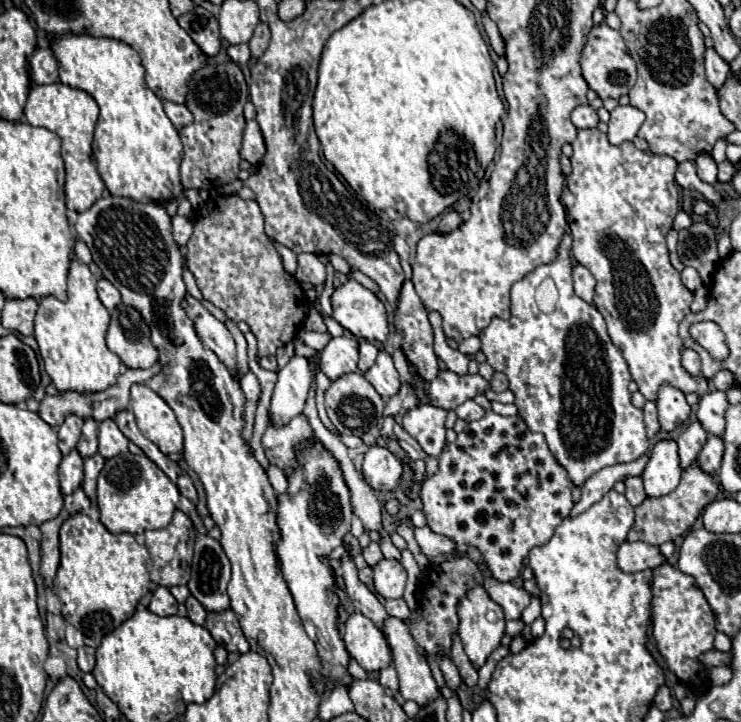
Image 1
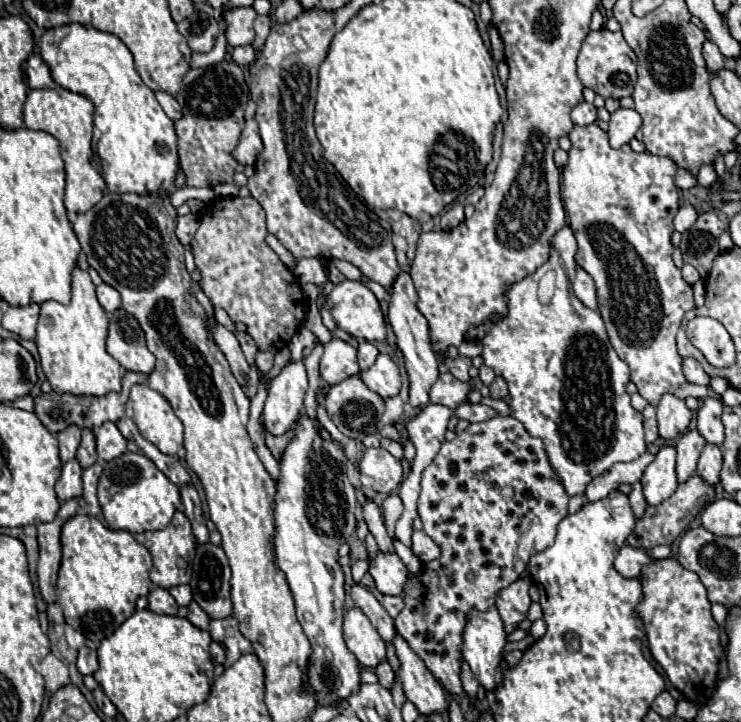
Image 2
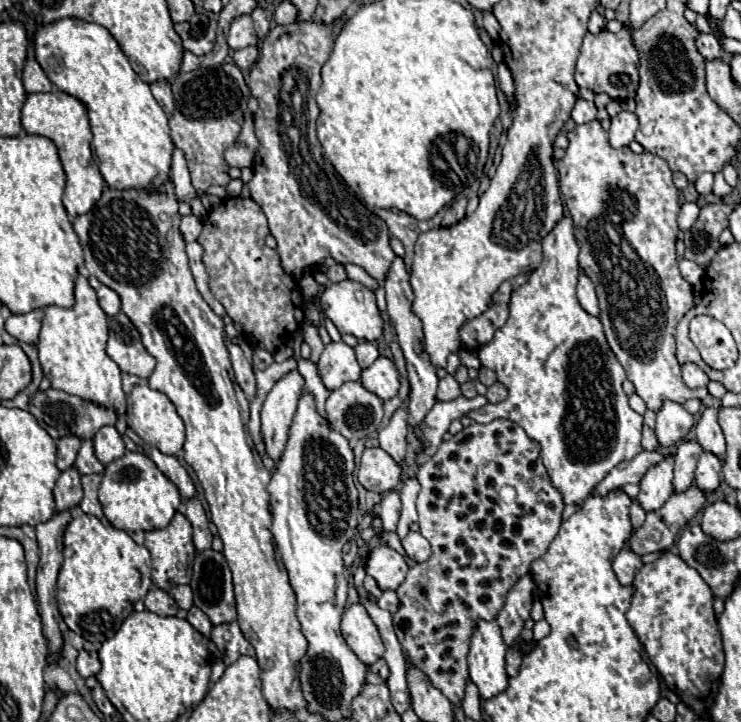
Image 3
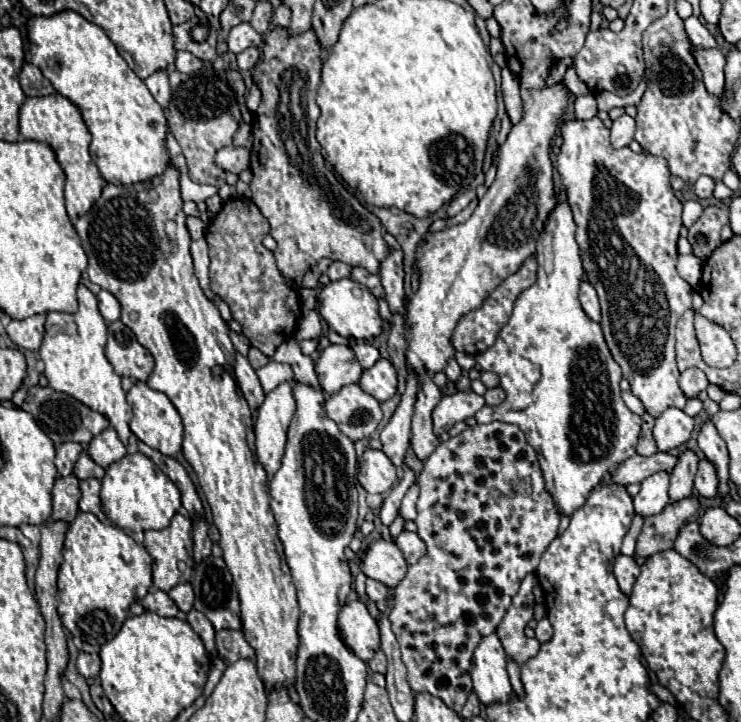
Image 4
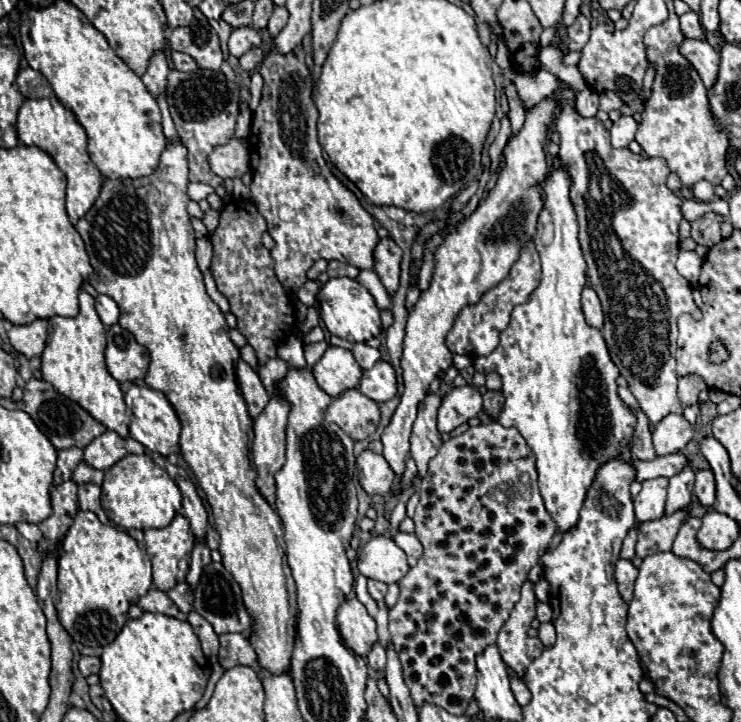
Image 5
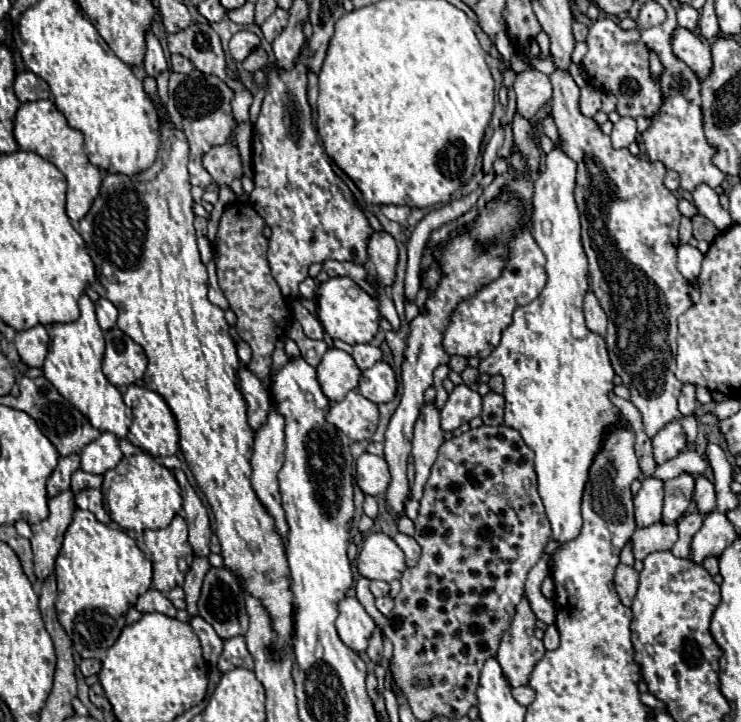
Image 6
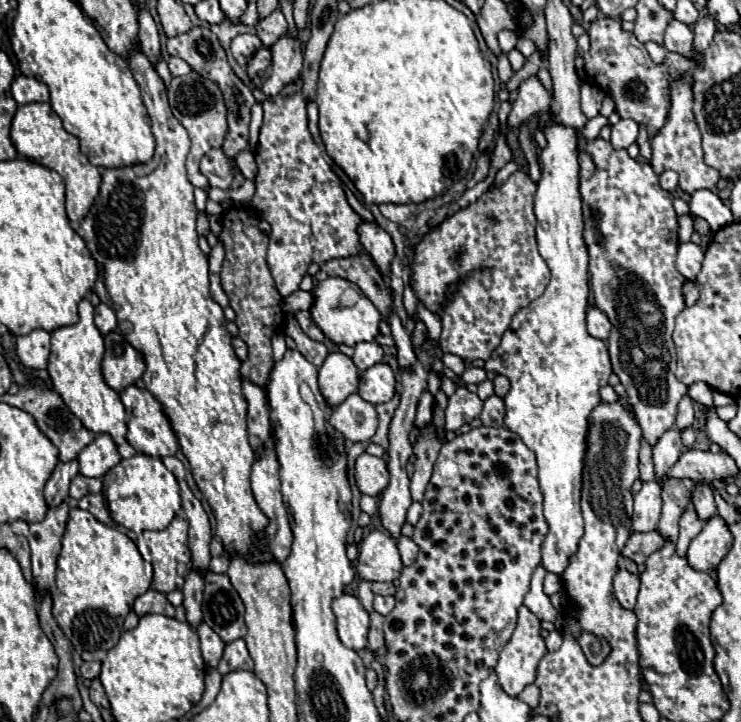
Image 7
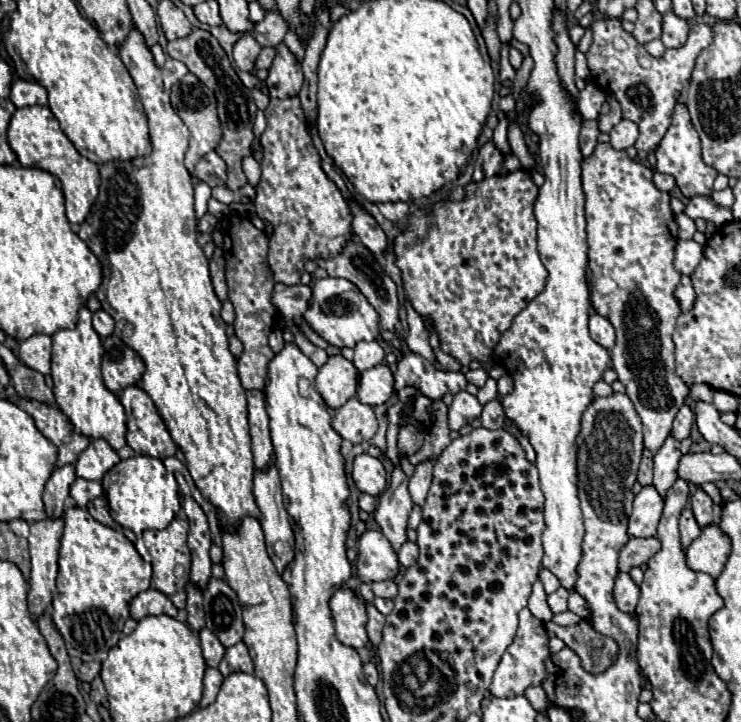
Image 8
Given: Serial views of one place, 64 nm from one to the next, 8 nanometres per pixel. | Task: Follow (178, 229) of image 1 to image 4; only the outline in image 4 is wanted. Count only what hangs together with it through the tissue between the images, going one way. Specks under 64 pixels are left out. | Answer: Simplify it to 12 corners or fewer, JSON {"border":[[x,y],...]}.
{"border":[[188,216],[186,228],[192,240],[204,236],[206,224]]}

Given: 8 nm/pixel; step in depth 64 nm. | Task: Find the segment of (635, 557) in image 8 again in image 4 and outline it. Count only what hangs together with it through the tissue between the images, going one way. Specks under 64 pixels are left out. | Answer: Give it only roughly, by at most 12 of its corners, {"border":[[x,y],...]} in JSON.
{"border":[[698,496],[644,518],[638,556],[670,550],[700,508]]}

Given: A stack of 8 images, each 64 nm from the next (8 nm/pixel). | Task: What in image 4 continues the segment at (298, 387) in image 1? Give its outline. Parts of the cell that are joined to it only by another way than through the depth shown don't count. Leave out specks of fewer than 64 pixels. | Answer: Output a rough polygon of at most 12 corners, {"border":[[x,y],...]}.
{"border":[[296,380],[266,394],[256,422],[256,454],[268,480],[280,468],[296,412]]}

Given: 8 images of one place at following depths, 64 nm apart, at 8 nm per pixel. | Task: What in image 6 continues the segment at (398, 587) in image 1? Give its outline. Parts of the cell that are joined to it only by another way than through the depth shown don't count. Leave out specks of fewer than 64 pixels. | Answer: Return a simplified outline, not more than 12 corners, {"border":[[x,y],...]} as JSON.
{"border":[[382,532],[364,540],[356,562],[368,580],[392,582],[404,552]]}

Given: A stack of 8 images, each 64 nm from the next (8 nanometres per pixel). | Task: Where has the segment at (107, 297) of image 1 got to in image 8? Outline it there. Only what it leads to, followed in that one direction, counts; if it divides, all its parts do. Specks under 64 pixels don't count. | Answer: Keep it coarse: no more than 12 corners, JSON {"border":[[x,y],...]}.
{"border":[[102,308],[92,314],[94,330],[102,338],[114,332],[114,318]]}

